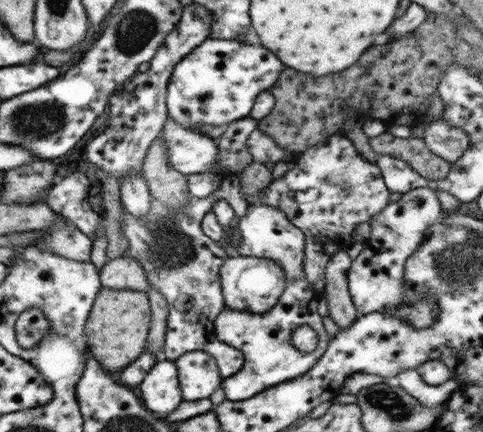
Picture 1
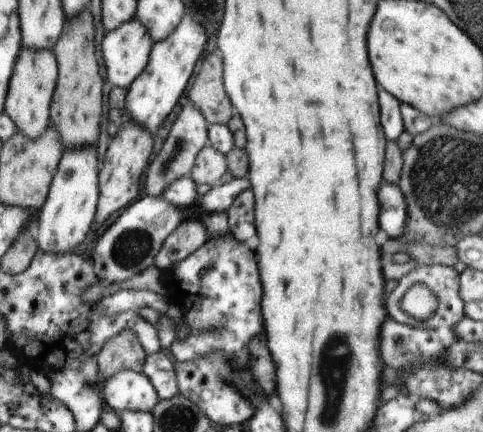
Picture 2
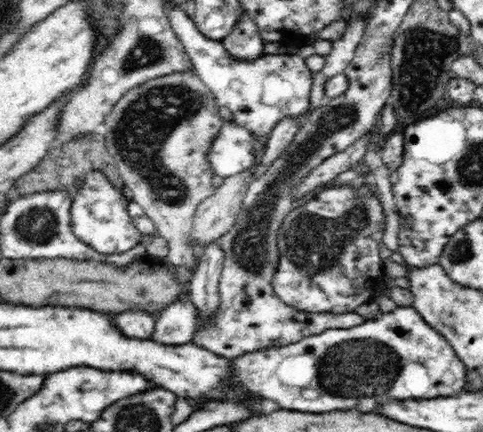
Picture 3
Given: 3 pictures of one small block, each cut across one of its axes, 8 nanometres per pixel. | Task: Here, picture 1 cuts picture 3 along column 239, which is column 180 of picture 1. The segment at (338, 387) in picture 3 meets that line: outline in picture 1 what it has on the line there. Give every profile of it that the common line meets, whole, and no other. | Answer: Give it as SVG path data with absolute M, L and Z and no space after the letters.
M191 352L173 360L177 366L179 388L183 402L209 400L209 396L221 386L223 378L217 362L207 352Z

